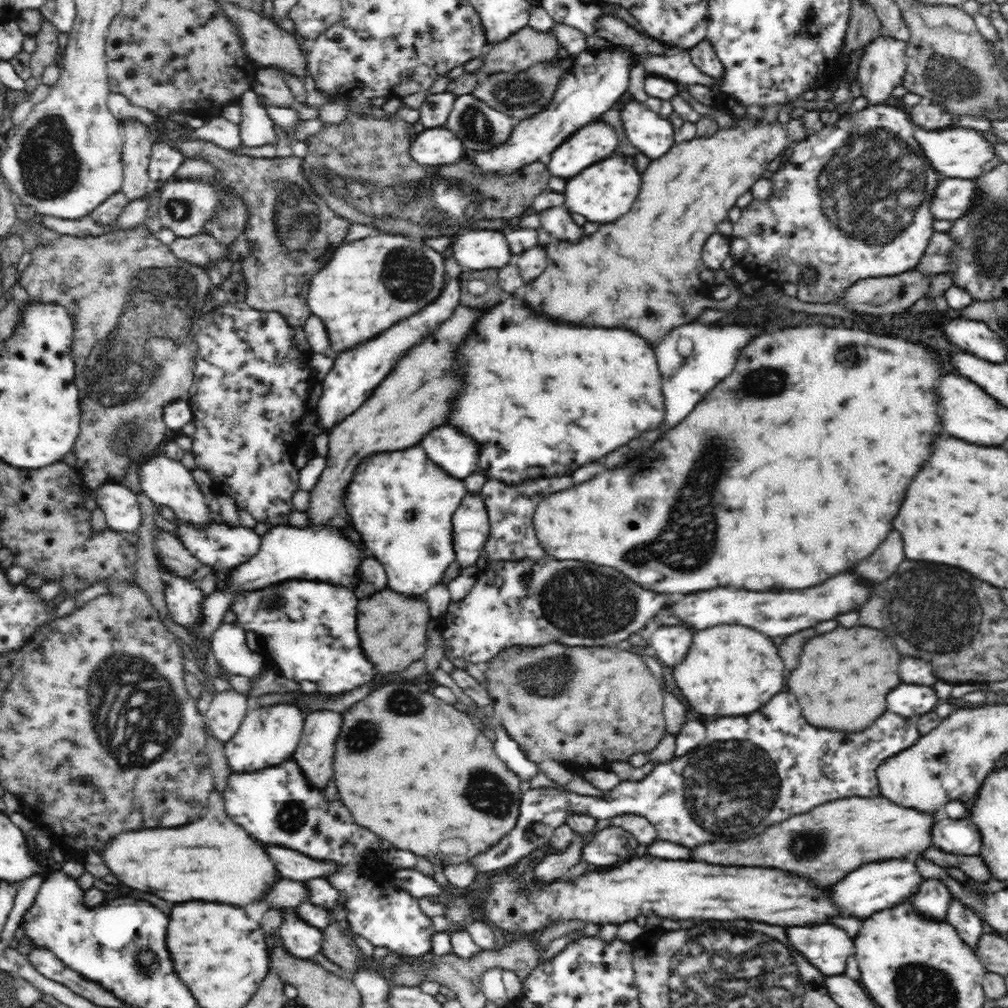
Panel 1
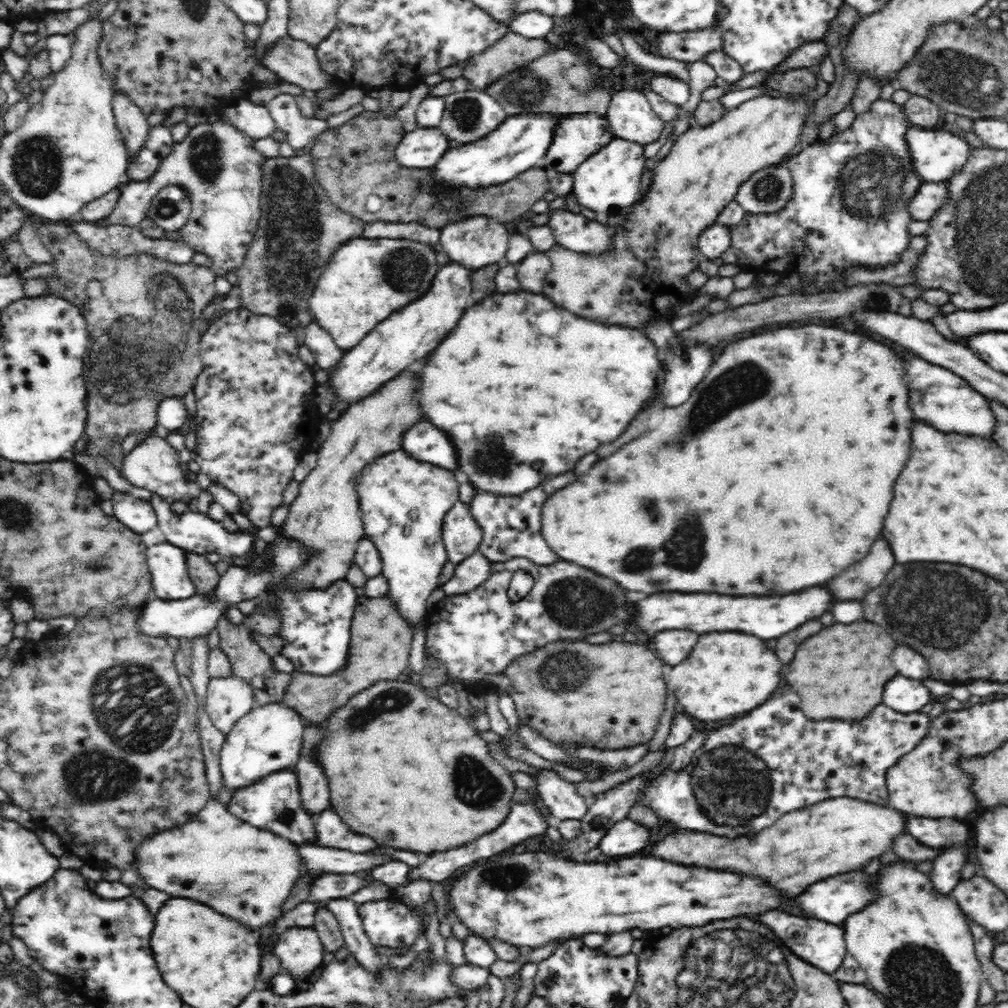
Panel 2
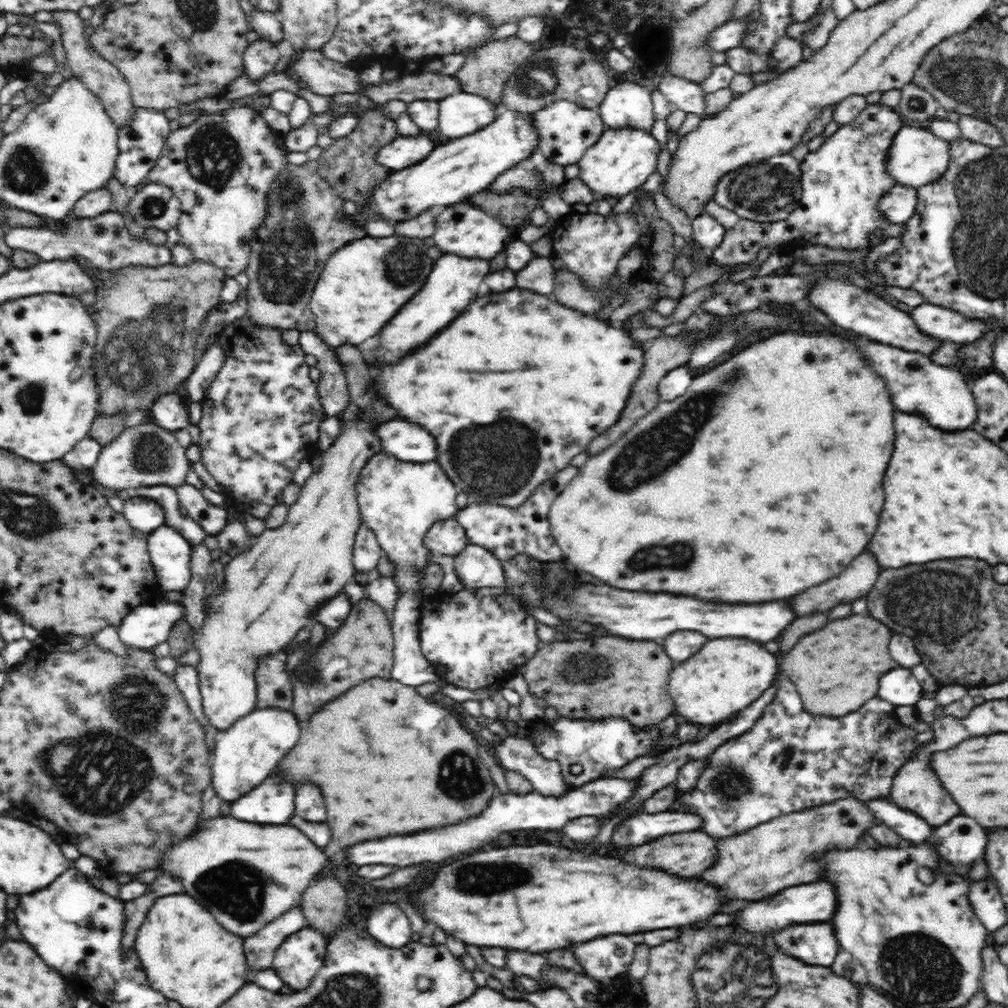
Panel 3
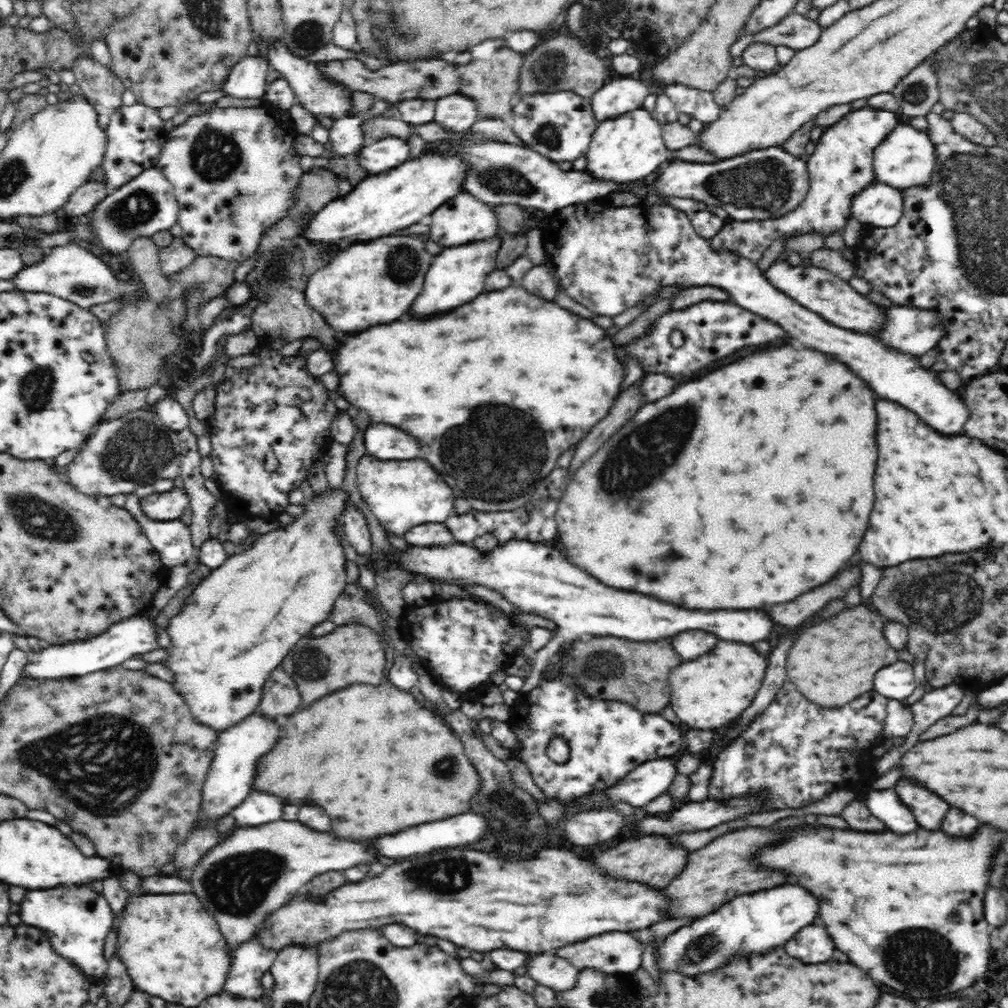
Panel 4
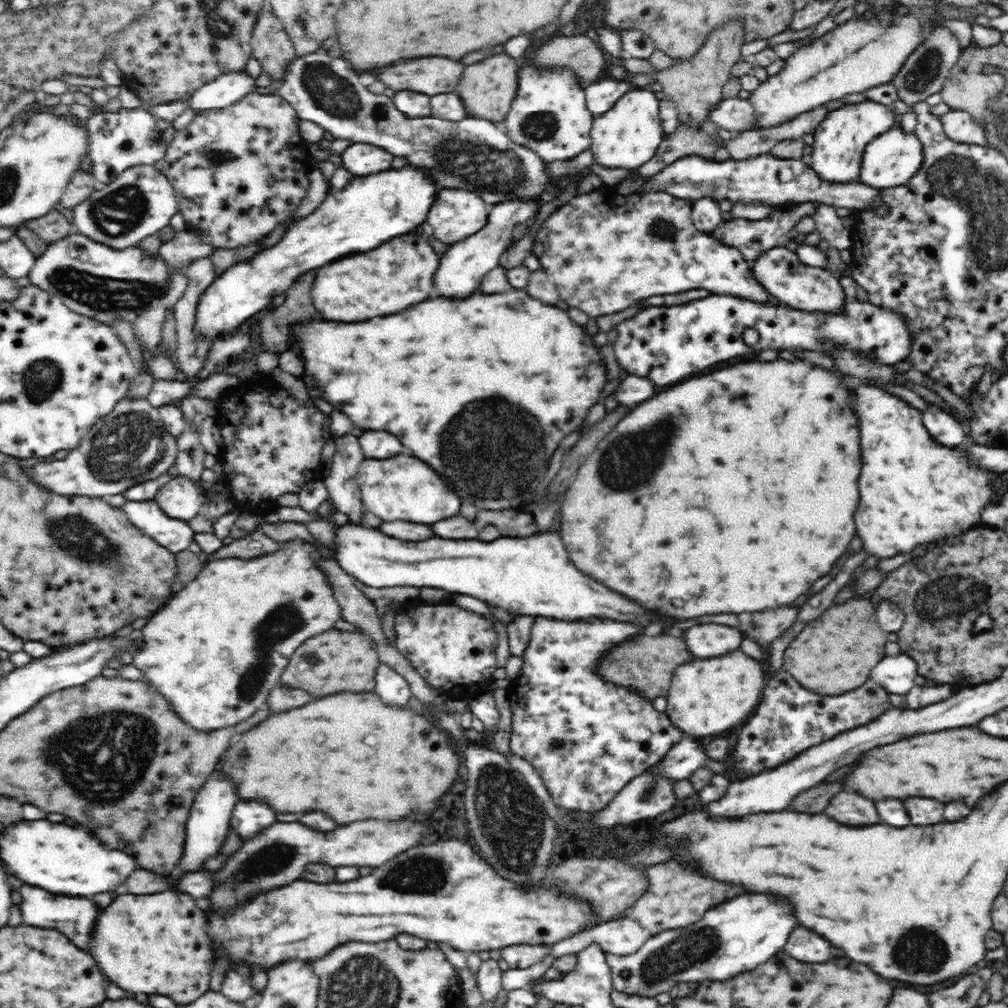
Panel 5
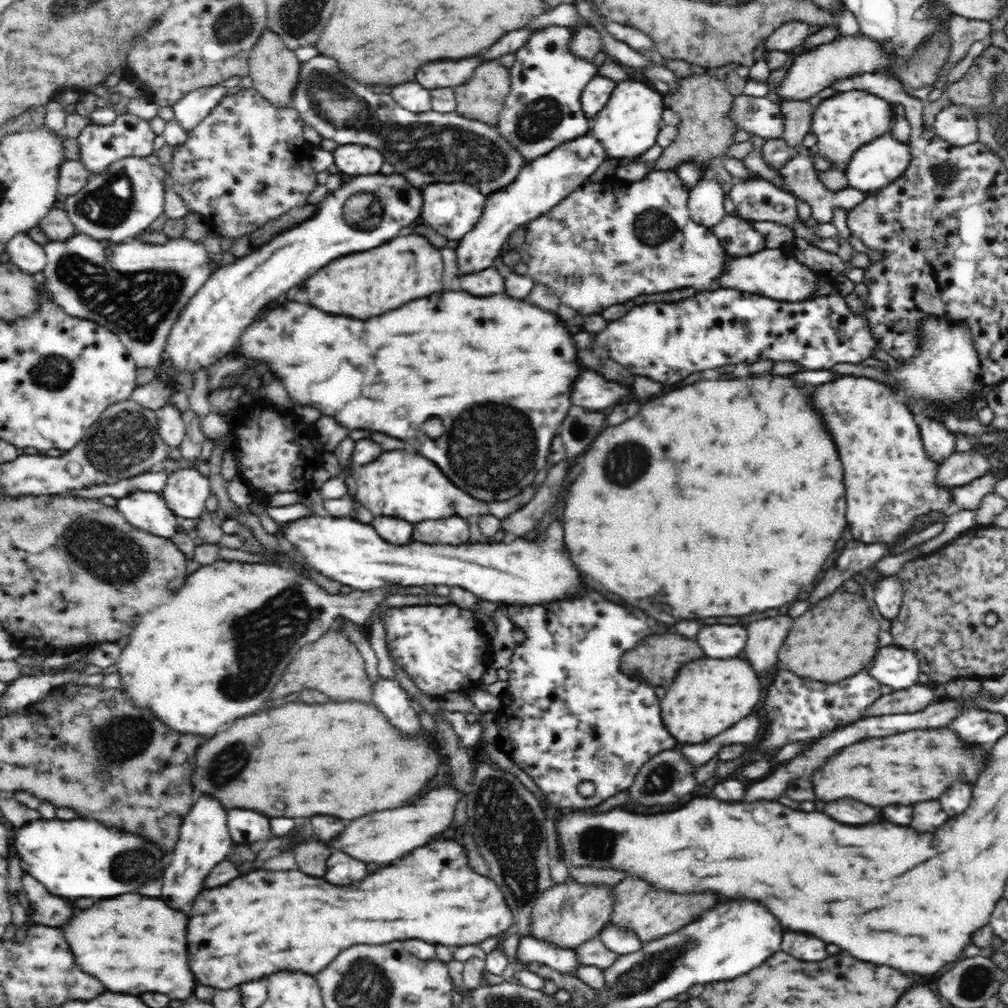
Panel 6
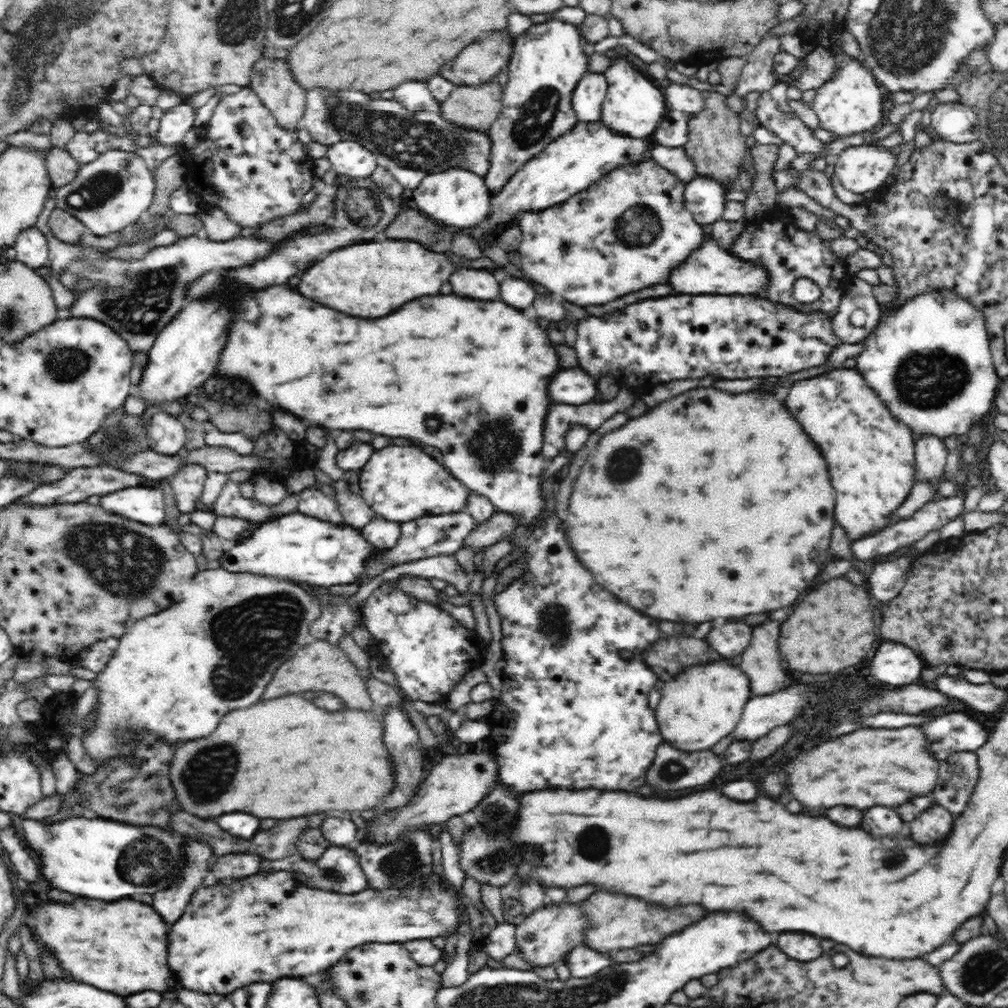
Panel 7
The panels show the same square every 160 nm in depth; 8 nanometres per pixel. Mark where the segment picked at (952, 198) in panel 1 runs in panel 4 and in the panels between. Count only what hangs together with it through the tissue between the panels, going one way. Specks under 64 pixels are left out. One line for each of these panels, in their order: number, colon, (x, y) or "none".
2: (931, 196)
3: (899, 205)
4: (880, 205)

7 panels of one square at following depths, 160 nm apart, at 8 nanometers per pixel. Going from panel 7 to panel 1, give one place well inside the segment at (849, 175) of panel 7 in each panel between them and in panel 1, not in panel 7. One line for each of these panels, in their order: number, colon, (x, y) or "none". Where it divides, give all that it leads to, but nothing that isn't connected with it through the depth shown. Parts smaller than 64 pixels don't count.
1: (958, 152)
2: (935, 155)
3: (917, 158)
4: (906, 158)
5: (890, 160)
6: (876, 165)

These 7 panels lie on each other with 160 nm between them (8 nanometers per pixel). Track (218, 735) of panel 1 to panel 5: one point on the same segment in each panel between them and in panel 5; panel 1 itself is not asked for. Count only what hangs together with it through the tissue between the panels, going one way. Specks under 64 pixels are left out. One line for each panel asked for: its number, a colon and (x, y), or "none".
2: (228, 699)
3: (290, 572)
4: (239, 623)
5: (218, 647)

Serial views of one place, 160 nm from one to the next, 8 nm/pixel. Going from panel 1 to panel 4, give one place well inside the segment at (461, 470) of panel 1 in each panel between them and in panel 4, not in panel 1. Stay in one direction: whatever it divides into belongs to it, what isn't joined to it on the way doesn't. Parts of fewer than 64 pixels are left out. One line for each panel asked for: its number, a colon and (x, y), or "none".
2: (424, 442)
3: (408, 443)
4: (388, 443)

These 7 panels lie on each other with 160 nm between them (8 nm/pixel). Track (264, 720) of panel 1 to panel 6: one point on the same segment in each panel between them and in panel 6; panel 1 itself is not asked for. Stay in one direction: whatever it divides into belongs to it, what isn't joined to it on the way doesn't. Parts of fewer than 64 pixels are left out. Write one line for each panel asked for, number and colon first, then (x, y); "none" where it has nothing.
2: (267, 739)
3: (245, 754)
4: (229, 780)
5: (209, 819)
6: (204, 841)

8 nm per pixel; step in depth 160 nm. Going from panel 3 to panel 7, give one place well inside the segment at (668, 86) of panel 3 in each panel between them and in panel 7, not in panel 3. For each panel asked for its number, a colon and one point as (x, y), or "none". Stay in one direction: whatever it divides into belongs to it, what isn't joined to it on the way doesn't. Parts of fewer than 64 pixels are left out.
4: (699, 104)
5: (735, 115)
6: (758, 116)
7: (793, 130)

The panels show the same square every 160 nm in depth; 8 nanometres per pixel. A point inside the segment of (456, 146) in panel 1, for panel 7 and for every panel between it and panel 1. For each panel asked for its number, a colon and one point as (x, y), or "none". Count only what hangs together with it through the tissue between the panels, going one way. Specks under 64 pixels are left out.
2: (420, 148)
3: (403, 152)
4: (387, 153)
5: (360, 159)
6: (356, 160)
7: (351, 158)

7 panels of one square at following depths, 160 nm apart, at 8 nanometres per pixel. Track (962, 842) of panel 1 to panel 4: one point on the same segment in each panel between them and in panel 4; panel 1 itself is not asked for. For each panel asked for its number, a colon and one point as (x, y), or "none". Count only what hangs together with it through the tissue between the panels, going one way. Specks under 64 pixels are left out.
2: (943, 832)
3: (908, 825)
4: (884, 804)

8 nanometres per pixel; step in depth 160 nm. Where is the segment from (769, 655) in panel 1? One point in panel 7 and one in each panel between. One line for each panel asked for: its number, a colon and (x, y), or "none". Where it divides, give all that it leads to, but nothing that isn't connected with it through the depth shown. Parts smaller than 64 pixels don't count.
2: (726, 674)
3: (706, 689)
4: (711, 691)
5: (708, 696)
6: (709, 696)
7: (698, 708)

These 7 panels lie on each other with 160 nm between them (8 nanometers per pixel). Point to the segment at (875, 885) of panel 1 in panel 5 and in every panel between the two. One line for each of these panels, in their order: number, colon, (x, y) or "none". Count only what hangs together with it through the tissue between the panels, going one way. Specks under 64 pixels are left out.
2: (832, 900)
3: (810, 902)
4: (757, 922)
5: (743, 933)

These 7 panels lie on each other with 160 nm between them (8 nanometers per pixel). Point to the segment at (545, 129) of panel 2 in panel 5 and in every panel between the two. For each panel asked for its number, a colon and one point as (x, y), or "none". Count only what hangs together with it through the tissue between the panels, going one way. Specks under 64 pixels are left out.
3: (454, 171)
4: (382, 203)
5: (372, 209)

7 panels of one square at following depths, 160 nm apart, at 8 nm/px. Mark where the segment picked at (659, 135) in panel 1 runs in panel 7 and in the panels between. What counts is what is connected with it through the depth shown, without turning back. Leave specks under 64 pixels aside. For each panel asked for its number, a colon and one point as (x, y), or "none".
2: (630, 115)
3: (627, 105)
4: (616, 97)
5: (602, 95)
6: (594, 97)
7: (587, 97)

